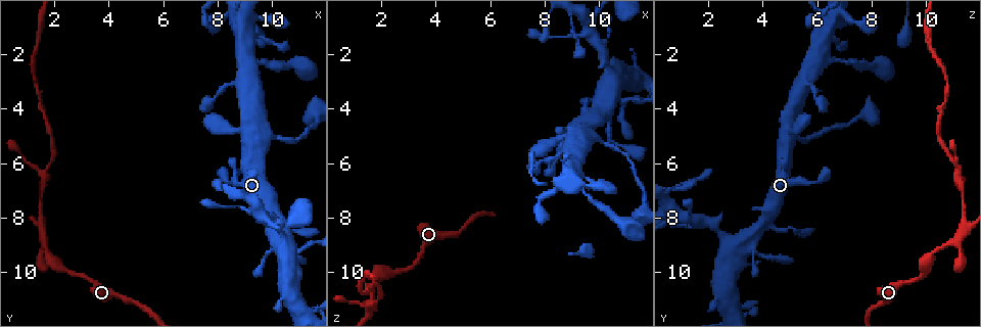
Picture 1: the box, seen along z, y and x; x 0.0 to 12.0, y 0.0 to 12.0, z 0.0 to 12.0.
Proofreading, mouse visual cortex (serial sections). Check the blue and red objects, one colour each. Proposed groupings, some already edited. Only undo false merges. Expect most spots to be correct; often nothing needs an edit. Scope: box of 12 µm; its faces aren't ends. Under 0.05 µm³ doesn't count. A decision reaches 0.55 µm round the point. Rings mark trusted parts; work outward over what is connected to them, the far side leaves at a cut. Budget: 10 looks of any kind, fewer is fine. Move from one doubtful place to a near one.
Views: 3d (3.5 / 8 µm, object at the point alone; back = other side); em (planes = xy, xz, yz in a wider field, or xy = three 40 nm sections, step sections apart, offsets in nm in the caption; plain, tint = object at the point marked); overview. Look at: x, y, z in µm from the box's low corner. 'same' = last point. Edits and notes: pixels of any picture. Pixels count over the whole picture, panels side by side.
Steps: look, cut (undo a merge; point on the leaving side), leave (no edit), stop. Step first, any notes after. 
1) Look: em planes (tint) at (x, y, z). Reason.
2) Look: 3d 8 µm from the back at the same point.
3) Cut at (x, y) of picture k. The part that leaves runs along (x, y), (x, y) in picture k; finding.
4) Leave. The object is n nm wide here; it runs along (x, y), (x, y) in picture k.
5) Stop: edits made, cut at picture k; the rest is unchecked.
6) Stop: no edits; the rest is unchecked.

Look: 3d 3.5 µm at (10.3, 5.0, 5.3). Calibre changes.

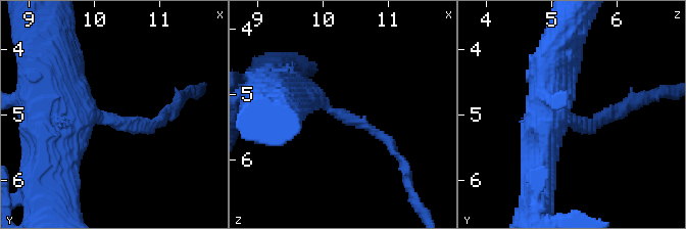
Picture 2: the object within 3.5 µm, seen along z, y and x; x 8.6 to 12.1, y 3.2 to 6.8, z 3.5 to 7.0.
Look: em planes (tint) at (10.35, 5.10, 5.35). The arms are 150, 450 nm wide.

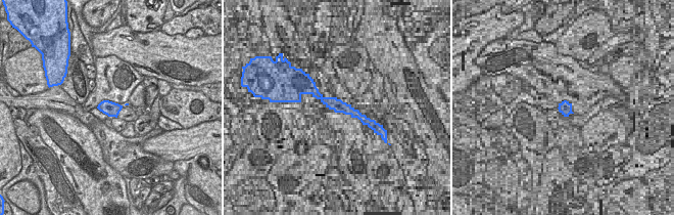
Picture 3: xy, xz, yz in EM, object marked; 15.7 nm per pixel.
Leave. It runs along (277, 88), (314, 96), (377, 132), (399, 155) in picture 2; all the same cell.

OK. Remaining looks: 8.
Look: 3d 8 µm at (10.5, 9.2, 3.6). Abrupt turn.

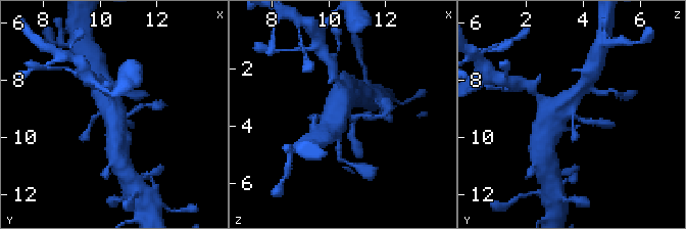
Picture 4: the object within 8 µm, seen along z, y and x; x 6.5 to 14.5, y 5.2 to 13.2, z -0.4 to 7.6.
Look: em planes (tint) at (10.6, 9.2, 3.5). Shape alone is not enough.

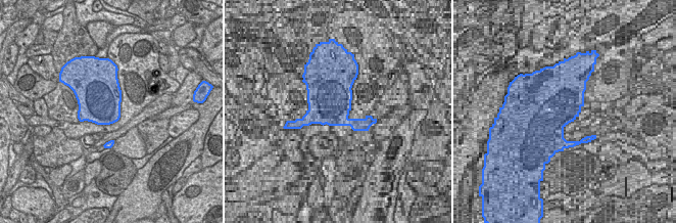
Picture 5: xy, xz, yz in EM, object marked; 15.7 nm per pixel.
Leave. It runs along (579, 90), (550, 108), (548, 132) in picture 4; all the same cell.

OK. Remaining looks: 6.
Look: 3d 3.5 µm at (1.7, 8.9, 11.0). Three arms meet.

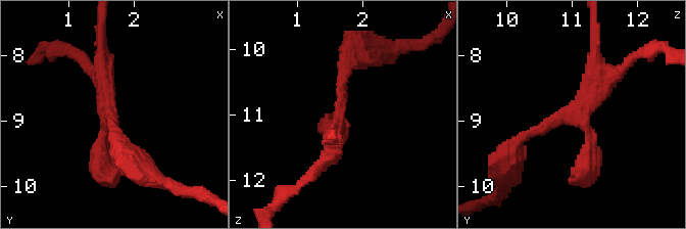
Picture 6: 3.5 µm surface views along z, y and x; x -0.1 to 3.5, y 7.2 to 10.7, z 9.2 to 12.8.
Look: em xy step 1 (tint) at (1.60, 8.90, 11.00). 3 arms meet here; the arms are 200, 300, 300 nm wide; shape alone is not enough.

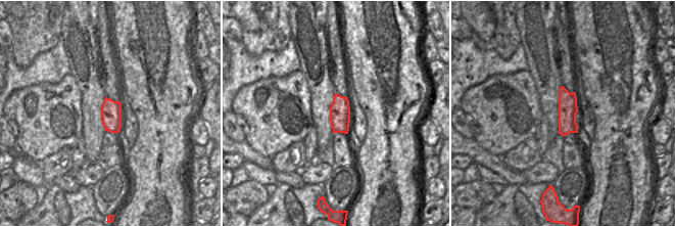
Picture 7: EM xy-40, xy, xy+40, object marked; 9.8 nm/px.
Leave. One cell here.

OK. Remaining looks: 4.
Look: 3d 3.5 µm at (1.6, 6.4, 11.2). A fork.

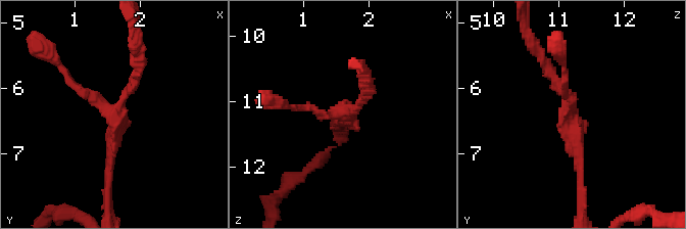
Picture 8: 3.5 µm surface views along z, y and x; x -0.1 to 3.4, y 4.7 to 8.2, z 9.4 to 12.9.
Look: em xy step 3 (tint) at (1.70, 6.35, 11.15).

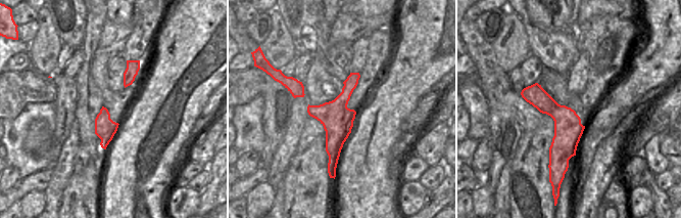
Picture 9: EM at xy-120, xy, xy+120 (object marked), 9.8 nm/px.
Look: em xy step 2 (tint) at the same point. Another direction.

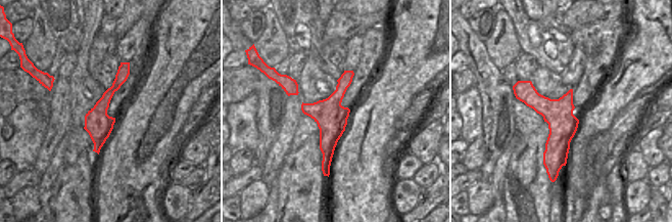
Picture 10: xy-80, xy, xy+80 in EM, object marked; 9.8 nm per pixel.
Leave. It runs along (350, 73), (331, 106), (328, 163) in picture 10; continuous, no second cell.

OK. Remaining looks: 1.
Stop: no edits; the rest is unchecked.

